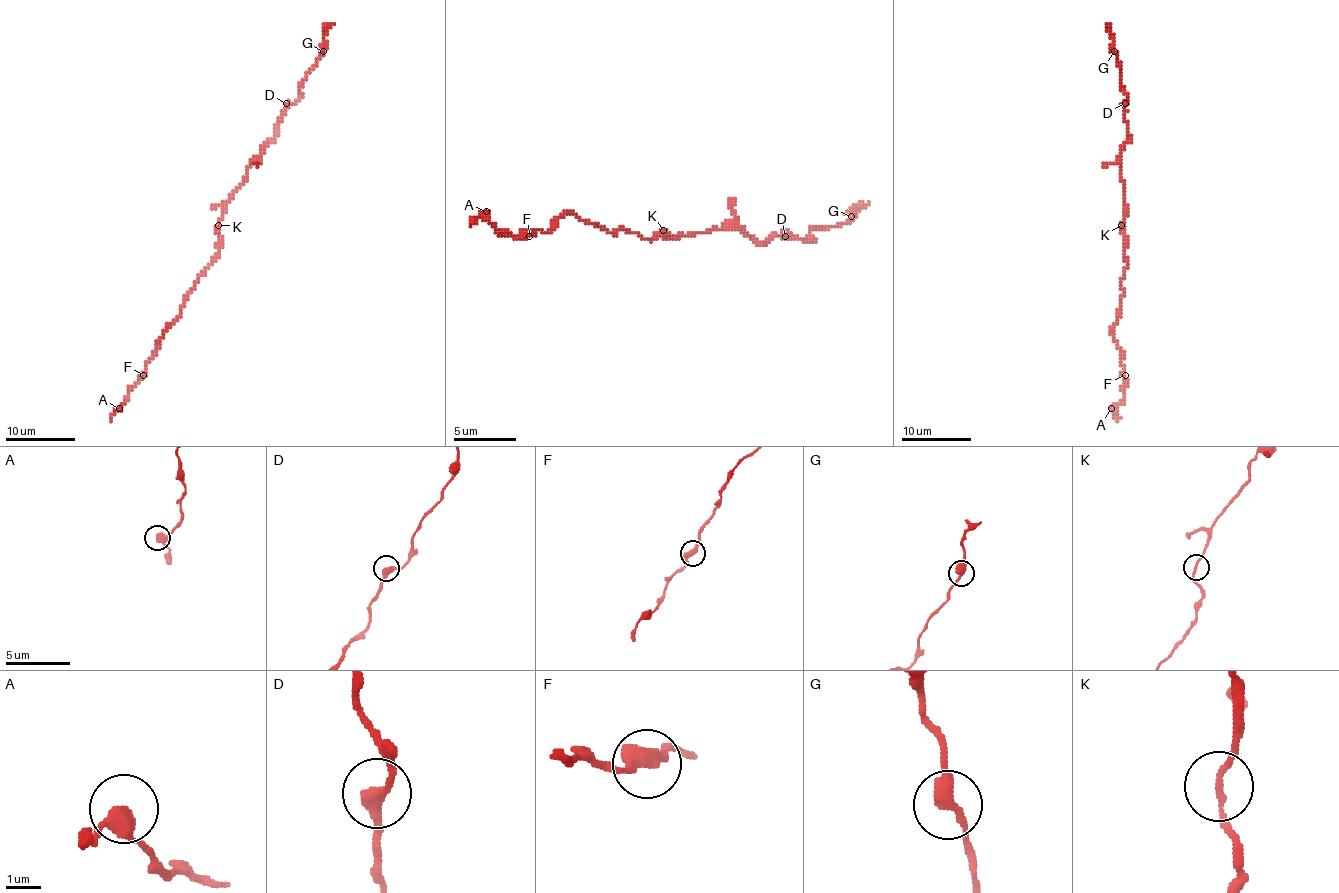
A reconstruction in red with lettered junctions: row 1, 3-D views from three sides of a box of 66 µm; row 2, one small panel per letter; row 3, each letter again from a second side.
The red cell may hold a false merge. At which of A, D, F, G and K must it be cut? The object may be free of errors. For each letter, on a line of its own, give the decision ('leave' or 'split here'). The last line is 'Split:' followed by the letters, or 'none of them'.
A: leave
D: leave
F: leave
G: split here
K: leave
Split: G

